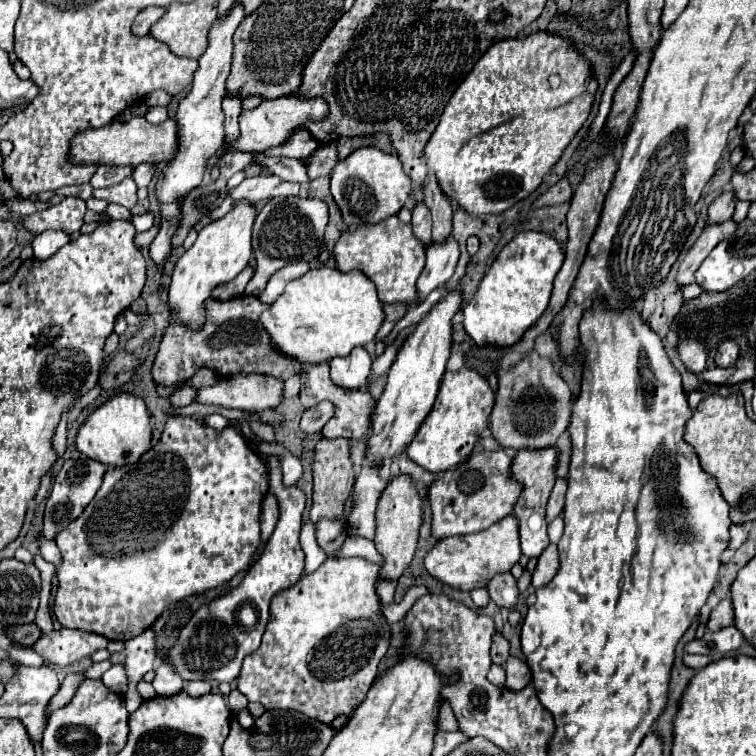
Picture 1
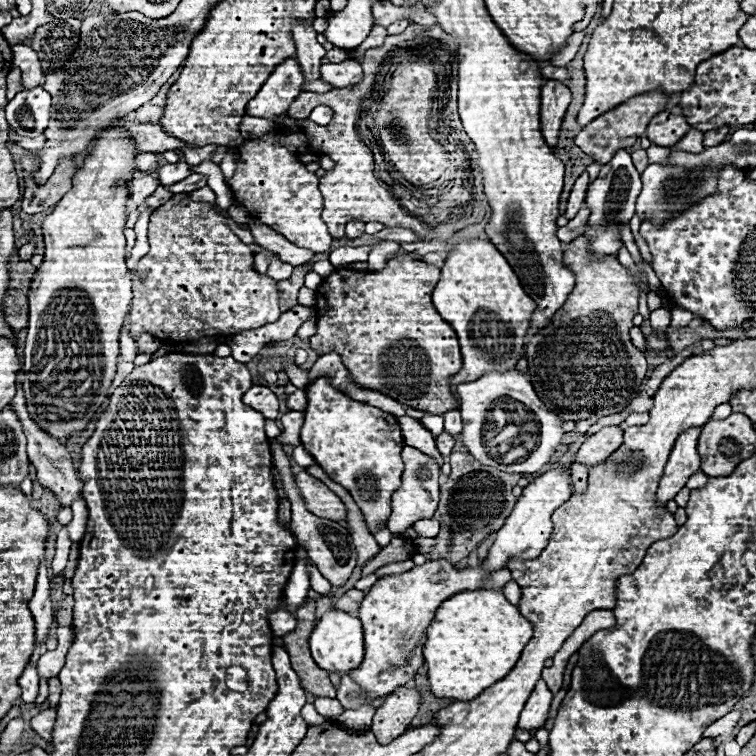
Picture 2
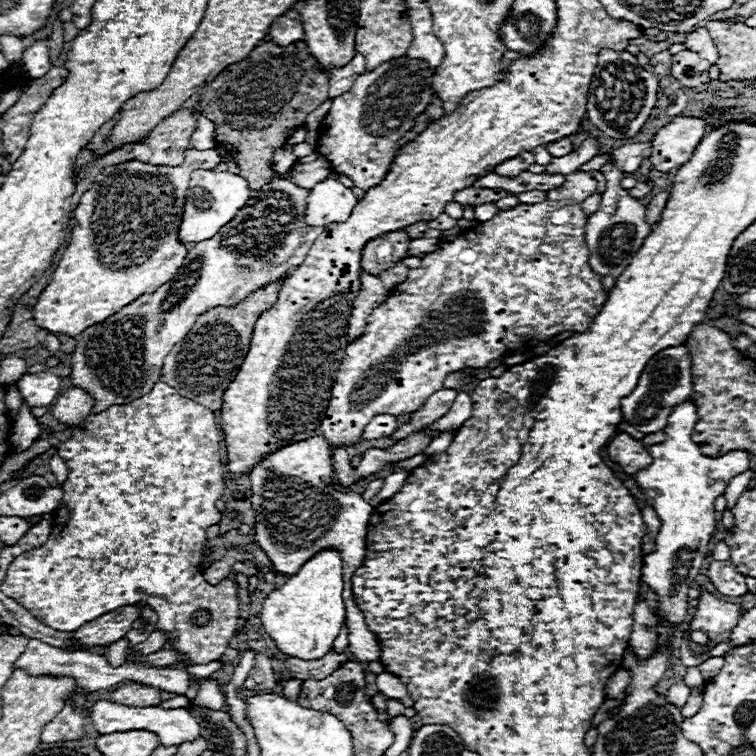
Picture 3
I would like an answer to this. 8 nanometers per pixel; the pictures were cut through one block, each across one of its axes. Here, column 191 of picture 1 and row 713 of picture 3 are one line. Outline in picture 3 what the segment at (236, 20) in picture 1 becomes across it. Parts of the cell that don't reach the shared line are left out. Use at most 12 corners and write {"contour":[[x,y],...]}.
{"contour":[[98,700],[96,732],[148,730],[162,746],[200,736],[186,708],[130,708]]}

